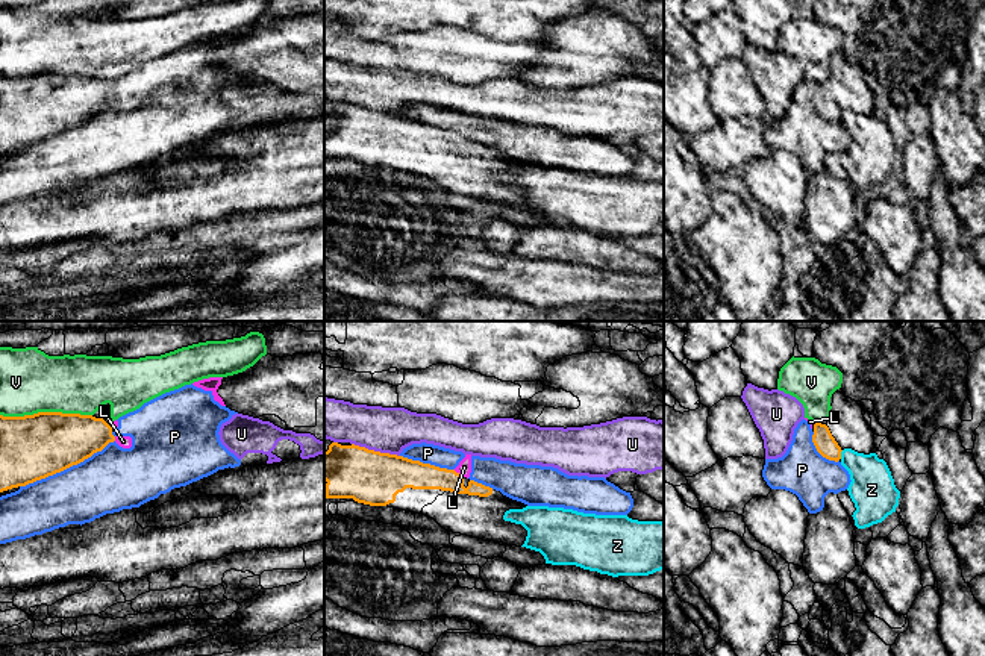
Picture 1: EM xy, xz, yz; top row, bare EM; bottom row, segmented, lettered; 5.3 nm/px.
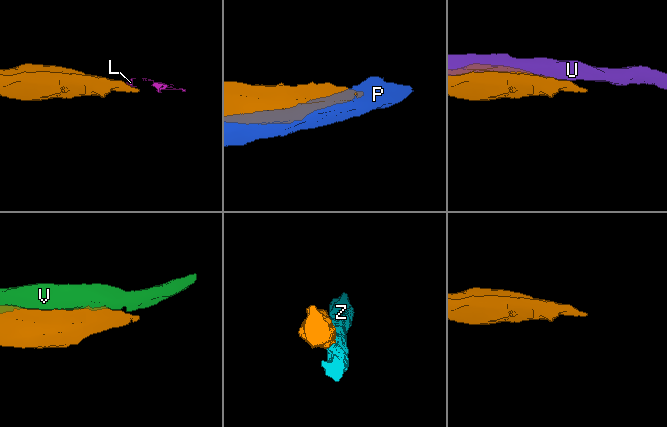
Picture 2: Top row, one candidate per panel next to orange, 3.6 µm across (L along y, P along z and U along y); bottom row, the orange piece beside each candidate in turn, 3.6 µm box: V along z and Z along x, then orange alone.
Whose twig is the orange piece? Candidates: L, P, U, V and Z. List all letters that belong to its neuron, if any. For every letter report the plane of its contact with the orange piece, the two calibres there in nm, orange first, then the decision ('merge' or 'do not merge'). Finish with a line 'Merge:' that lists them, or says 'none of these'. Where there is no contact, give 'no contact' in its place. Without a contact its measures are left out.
L: contact in xz; calibres 150 and 70 nm; do not merge
P: contact in xy; calibres 340 and 320 nm; do not merge
U: contact in xz; calibres 280 and 240 nm; do not merge
V: contact in xy; calibres 340 and 320 nm; do not merge
Z: contact in yz; calibres 110 and 240 nm; do not merge
Merge: none of these

